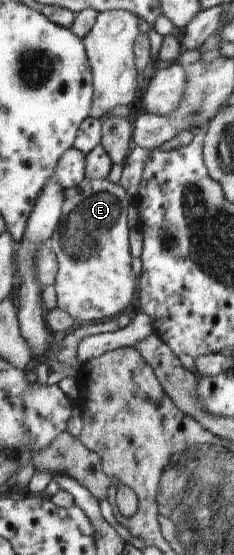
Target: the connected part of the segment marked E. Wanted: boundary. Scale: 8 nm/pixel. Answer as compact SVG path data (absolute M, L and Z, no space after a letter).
M84 179L76 186L70 187L68 190L64 190L64 206L62 208L62 218L54 232L52 238L48 242L49 246L54 246L54 254L58 254L58 282L54 281L56 290L56 307L60 310L65 310L74 320L78 322L96 322L102 318L116 318L132 300L134 300L134 292L136 292L136 276L132 272L132 257L131 252L128 252L128 226L126 226L126 214L128 214L128 206L130 206L130 200L128 200L128 193L118 183L114 184L108 181L108 179Z

